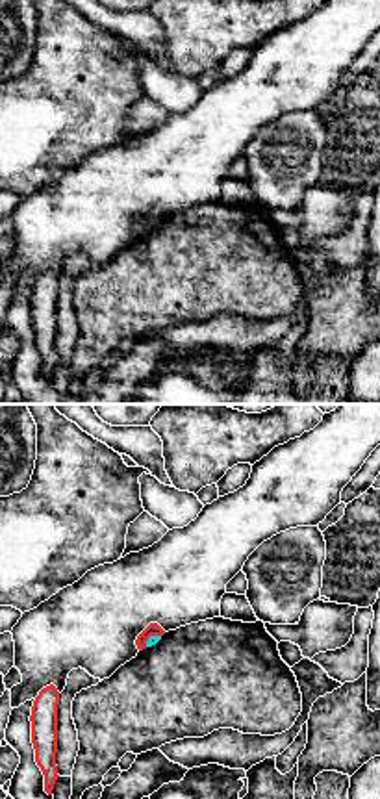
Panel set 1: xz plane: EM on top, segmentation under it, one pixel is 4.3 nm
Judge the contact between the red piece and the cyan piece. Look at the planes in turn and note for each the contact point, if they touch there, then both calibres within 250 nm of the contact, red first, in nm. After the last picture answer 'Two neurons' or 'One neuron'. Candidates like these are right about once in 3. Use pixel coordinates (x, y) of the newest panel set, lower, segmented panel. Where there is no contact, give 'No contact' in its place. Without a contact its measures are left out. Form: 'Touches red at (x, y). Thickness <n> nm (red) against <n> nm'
Touches red at (151, 634). Thickness 60 nm (red) against 50 nm

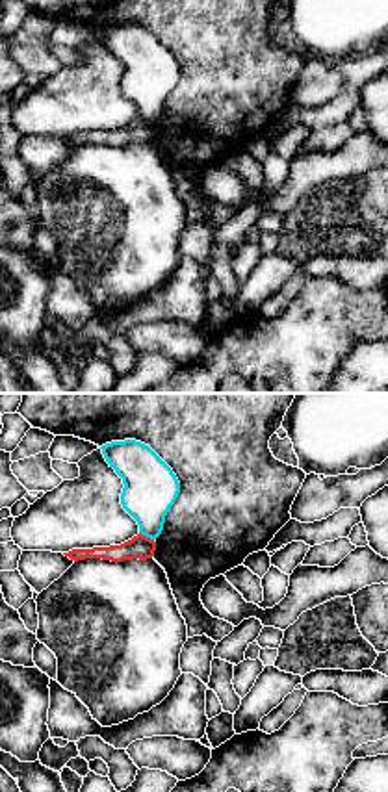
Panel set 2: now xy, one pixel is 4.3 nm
Touches red at (145, 536). Thickness 100 nm (red) against 240 nm

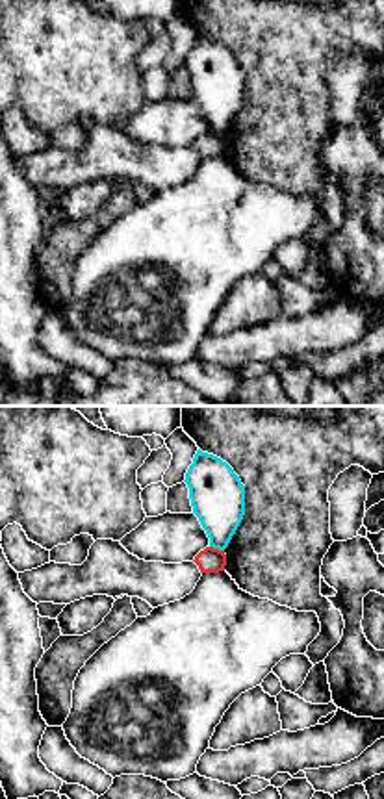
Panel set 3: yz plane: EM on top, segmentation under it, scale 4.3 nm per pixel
Touches red at (217, 549). Thickness 110 nm (red) against 240 nm

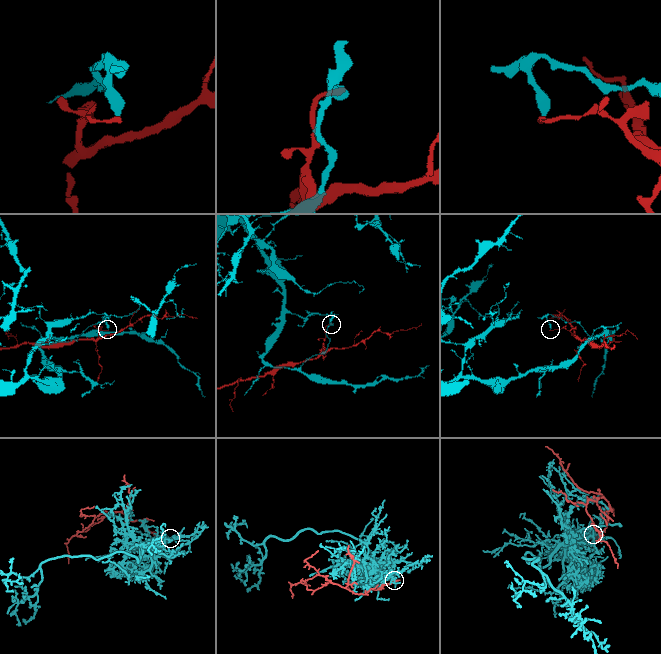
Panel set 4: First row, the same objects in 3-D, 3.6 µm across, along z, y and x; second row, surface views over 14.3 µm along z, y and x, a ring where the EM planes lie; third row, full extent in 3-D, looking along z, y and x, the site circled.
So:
Two neurons

